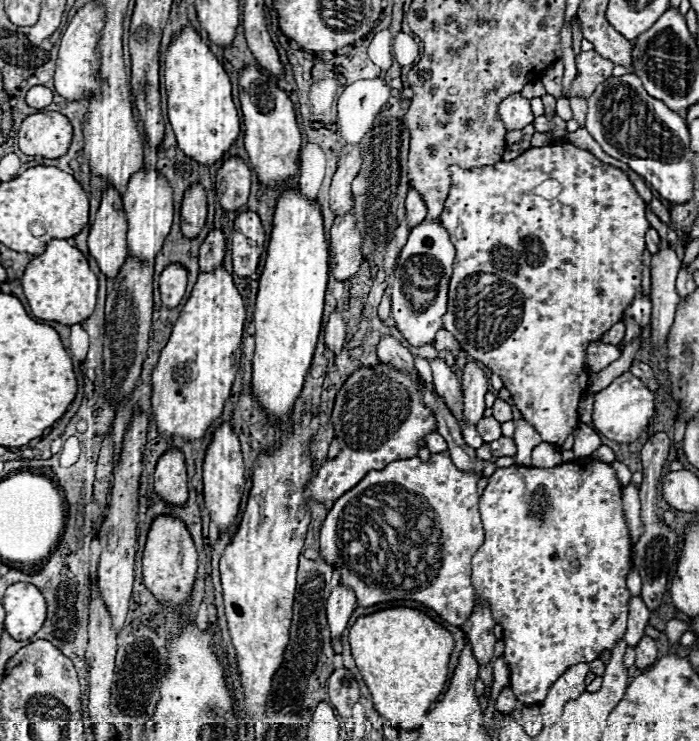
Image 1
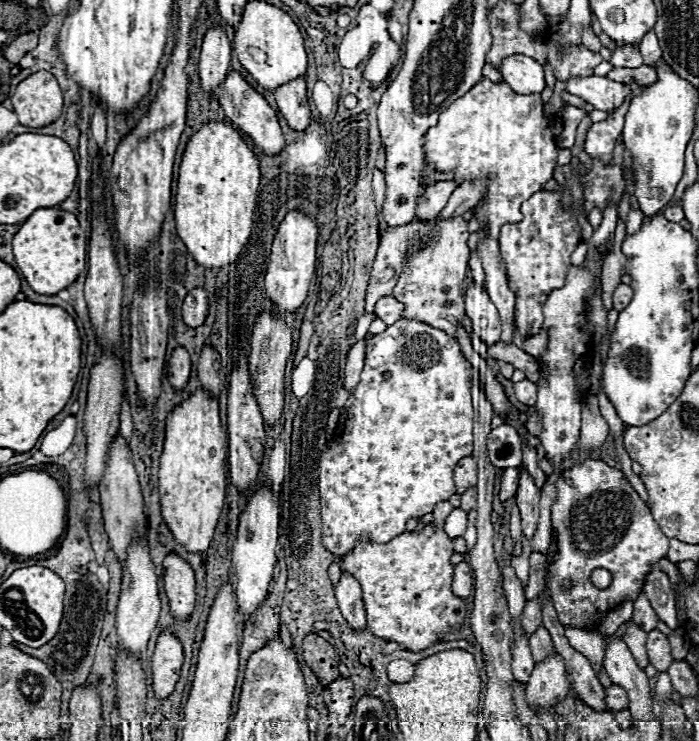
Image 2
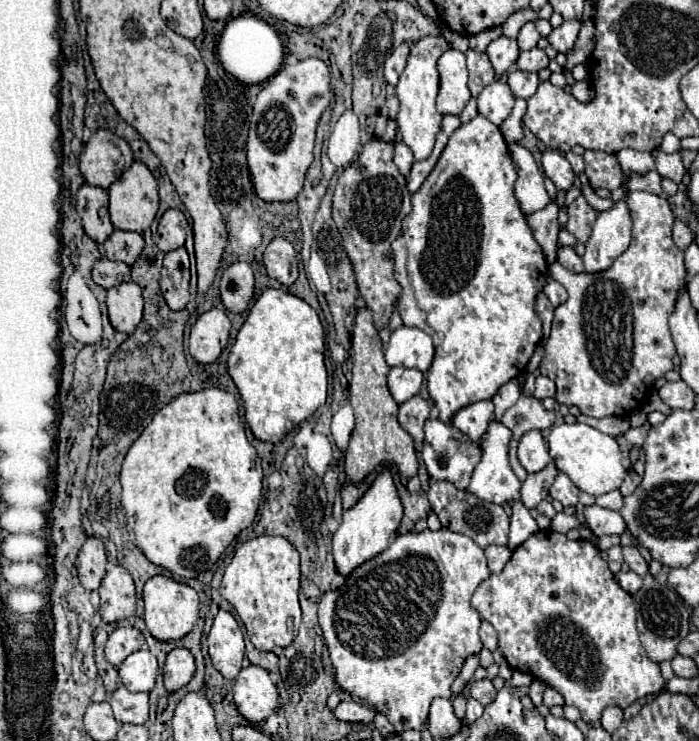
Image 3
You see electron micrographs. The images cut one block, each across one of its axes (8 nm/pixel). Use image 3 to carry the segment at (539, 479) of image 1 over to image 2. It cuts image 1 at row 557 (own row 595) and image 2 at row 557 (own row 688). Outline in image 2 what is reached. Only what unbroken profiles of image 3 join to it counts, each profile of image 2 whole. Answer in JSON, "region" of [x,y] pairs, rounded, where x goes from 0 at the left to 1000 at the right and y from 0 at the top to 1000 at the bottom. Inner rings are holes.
{"region":[[[835,621],[833,626],[810,634],[798,648],[798,675],[790,680],[790,713],[798,729],[798,745],[793,761],[787,764],[787,804],[798,834],[807,845],[821,845],[833,850],[853,850],[861,834],[878,823],[893,810],[907,810],[921,791],[921,783],[930,772],[927,761],[941,758],[956,745],[956,726],[944,718],[936,704],[927,683],[918,677],[913,664],[896,648],[890,634],[864,626],[861,621]],[[853,767],[867,767],[876,775],[876,785],[870,794],[853,794],[844,785],[844,777]],[[815,783],[818,794],[807,794],[804,788]]]}

